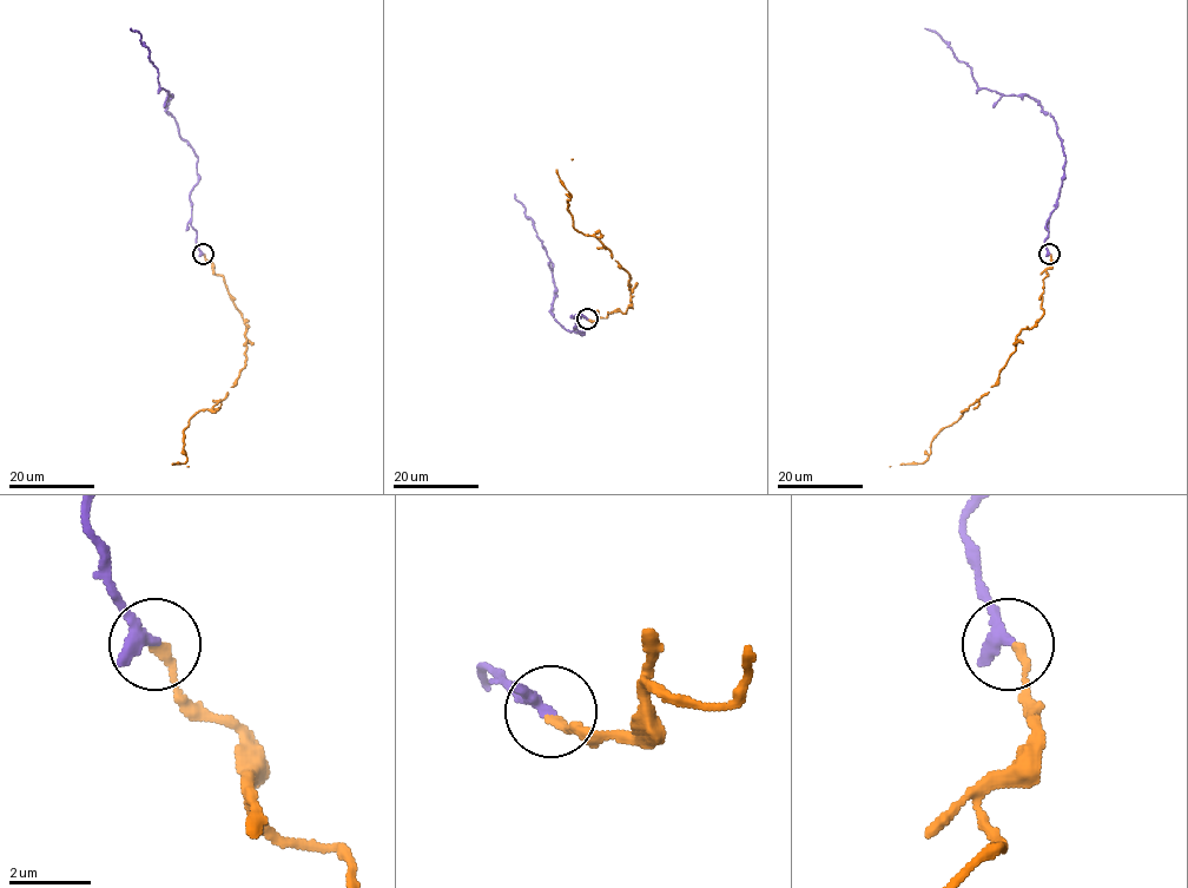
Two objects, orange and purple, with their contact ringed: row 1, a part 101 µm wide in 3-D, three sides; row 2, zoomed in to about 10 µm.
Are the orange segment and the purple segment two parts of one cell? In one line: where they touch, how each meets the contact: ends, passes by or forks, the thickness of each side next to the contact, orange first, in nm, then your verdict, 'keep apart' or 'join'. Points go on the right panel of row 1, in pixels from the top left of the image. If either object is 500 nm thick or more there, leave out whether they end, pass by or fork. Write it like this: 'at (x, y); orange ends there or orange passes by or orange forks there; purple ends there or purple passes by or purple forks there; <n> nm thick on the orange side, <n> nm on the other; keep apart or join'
at (1049, 254); orange ends there; purple ends there; 200 nm thick on the orange side, 360 nm on the other; join

